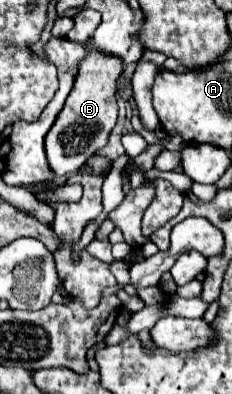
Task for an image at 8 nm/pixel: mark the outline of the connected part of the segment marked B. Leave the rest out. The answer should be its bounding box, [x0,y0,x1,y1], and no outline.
[46,52,122,176]

